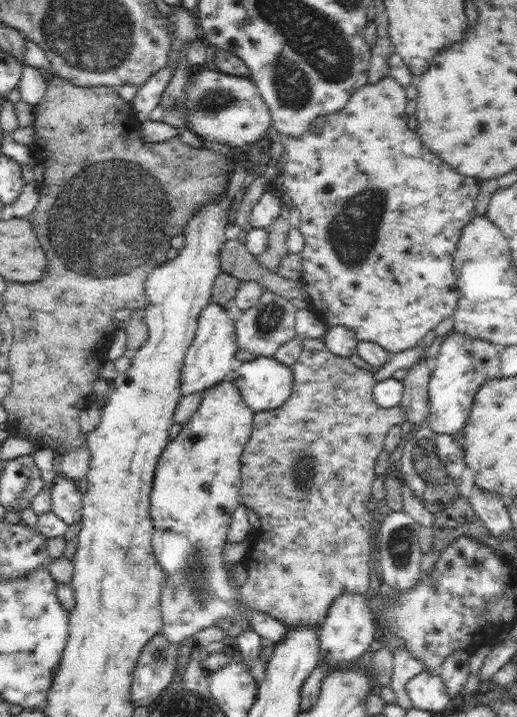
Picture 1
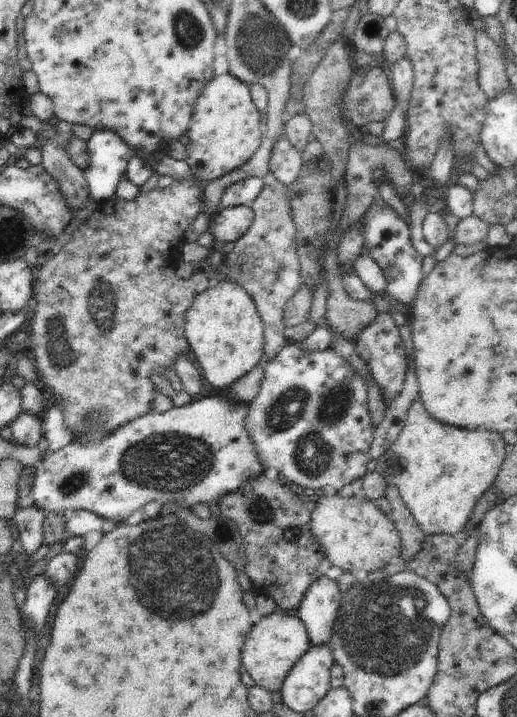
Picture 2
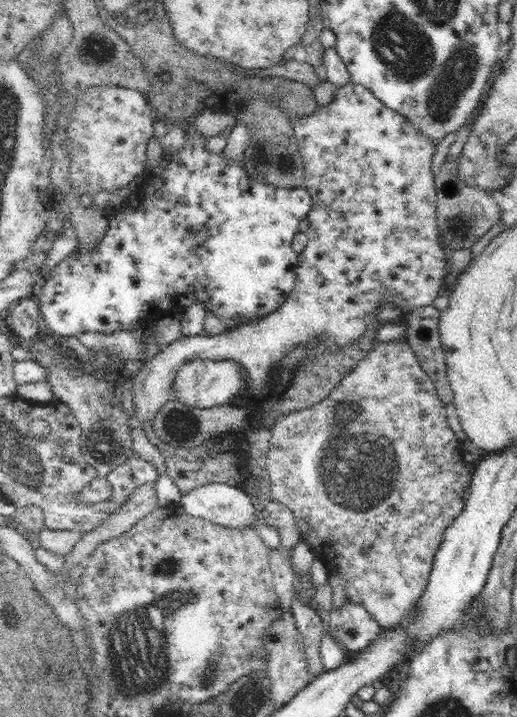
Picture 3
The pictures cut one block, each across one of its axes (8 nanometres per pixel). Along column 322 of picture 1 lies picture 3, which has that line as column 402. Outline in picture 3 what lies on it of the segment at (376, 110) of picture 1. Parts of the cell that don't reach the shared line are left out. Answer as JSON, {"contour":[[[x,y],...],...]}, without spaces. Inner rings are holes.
{"contour":[[[348,82],[336,94],[328,106],[318,106],[312,118],[298,118],[294,124],[294,138],[300,144],[300,156],[306,166],[304,188],[312,196],[312,210],[308,214],[310,228],[306,232],[308,246],[298,256],[296,286],[288,300],[266,318],[248,322],[246,326],[236,326],[218,336],[198,334],[182,336],[160,354],[152,358],[148,366],[142,366],[136,376],[132,376],[132,396],[134,414],[138,422],[154,424],[156,416],[166,402],[172,400],[170,390],[176,374],[186,362],[192,360],[234,360],[246,368],[254,390],[270,378],[272,364],[280,364],[290,352],[308,342],[320,342],[312,352],[312,362],[336,346],[348,346],[366,330],[376,330],[390,320],[402,322],[418,306],[430,306],[444,292],[446,276],[446,248],[438,240],[438,216],[436,216],[436,180],[432,174],[432,158],[436,154],[436,142],[428,140],[424,132],[416,130],[402,114],[386,108],[372,92],[364,86]]]}

